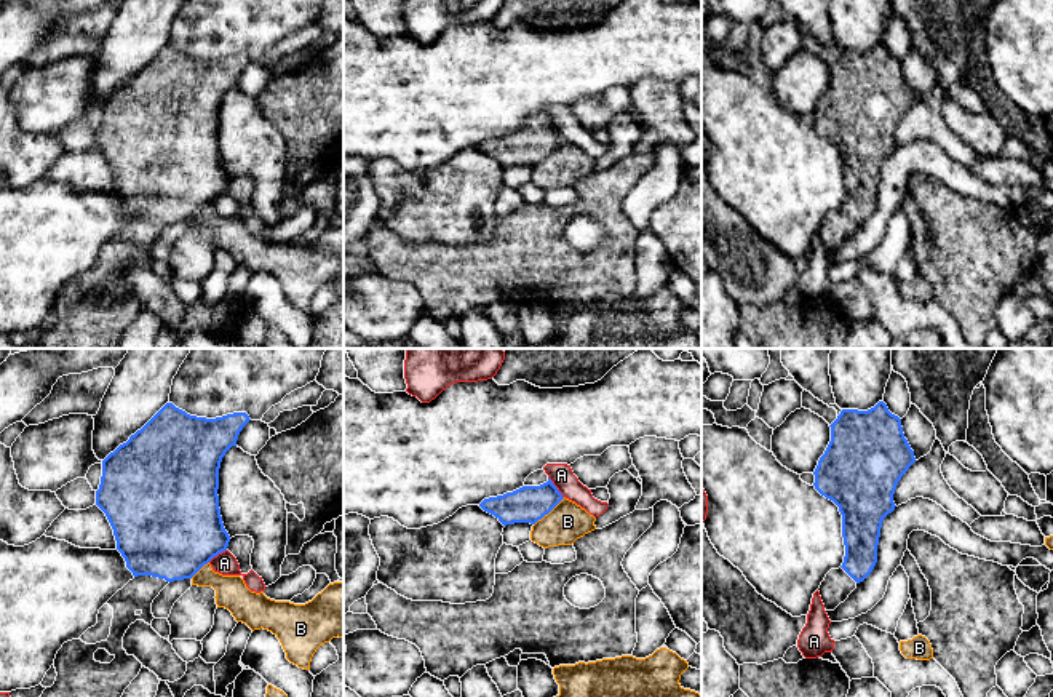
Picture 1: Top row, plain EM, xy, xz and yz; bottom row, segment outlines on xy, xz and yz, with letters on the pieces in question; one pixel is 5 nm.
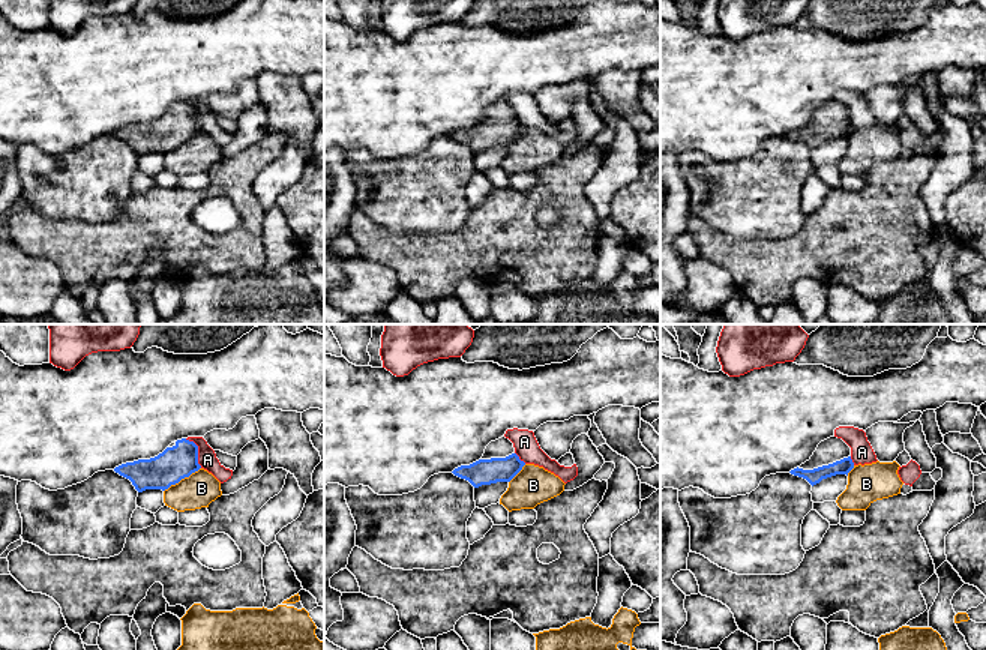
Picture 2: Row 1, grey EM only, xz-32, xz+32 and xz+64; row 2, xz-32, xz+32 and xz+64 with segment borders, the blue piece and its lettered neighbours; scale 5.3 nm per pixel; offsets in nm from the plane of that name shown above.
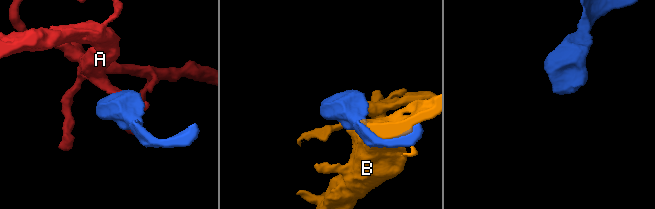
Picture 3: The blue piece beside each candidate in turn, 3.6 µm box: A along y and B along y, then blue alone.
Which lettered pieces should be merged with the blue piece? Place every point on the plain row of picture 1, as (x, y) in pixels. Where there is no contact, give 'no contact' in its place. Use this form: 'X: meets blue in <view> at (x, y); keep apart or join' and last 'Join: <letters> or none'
A: meets blue in xz at (556, 130); keep apart
B: meets blue in xz at (548, 154); keep apart
Join: none

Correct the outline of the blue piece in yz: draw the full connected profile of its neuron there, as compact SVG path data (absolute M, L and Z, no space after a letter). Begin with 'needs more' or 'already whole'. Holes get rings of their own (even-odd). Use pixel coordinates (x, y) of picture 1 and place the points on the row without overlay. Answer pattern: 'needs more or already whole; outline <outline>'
needs more; outline M884 43L868 53L842 51L829 67L831 83L820 99L813 114L815 131L832 142L842 157L842 179L845 187L844 205L839 211L831 211L821 224L818 233L826 253L834 253L863 224L877 205L877 187L884 160L895 152L893 136L898 123L916 104L914 93L904 80L901 61L892 56Z

